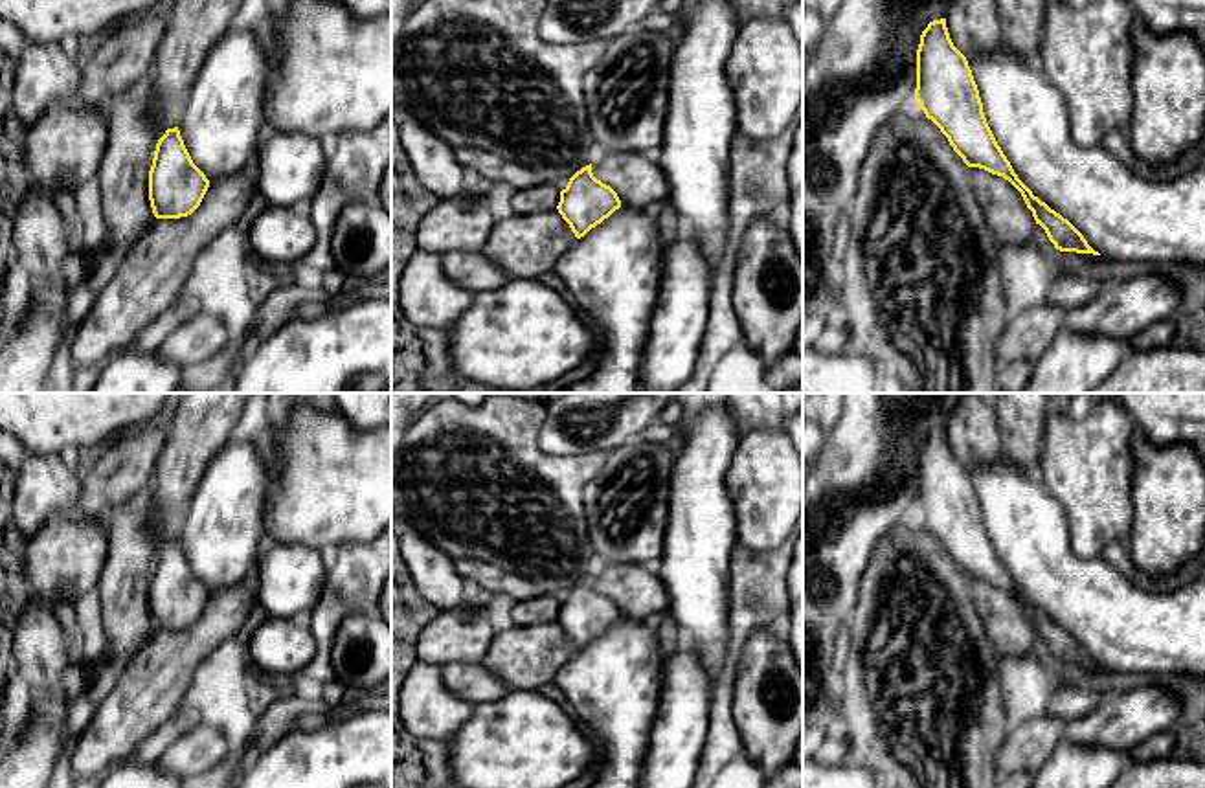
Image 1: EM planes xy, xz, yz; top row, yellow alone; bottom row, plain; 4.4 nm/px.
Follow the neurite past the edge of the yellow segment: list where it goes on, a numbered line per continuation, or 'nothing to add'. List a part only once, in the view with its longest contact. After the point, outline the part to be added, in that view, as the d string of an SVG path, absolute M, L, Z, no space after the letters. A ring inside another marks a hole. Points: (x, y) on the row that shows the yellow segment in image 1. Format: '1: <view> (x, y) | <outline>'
1: yz (1123, 215) | M1005 44L968 61L986 123L1018 178L1067 219L1100 255L1111 261L1205 265L1205 167L1176 180L1148 180L1102 145L1080 147L1071 138L1064 96Z

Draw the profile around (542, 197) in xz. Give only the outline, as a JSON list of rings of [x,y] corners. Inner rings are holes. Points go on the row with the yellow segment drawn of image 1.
[[[536,184],[516,189],[511,200],[511,213],[546,213],[557,209],[560,189],[555,184]]]

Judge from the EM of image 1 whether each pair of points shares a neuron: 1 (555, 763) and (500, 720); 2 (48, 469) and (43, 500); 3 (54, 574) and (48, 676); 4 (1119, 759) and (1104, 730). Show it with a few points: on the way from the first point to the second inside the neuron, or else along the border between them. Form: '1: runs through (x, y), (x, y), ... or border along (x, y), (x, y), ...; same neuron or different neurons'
1: runs through (542, 750), (528, 748), (513, 733); same neuron
2: runs through (48, 476), (43, 493); same neuron
3: border along (30, 596), (52, 607); different neurons
4: border along (1073, 742), (1084, 748), (1125, 748), (1128, 752); different neurons

